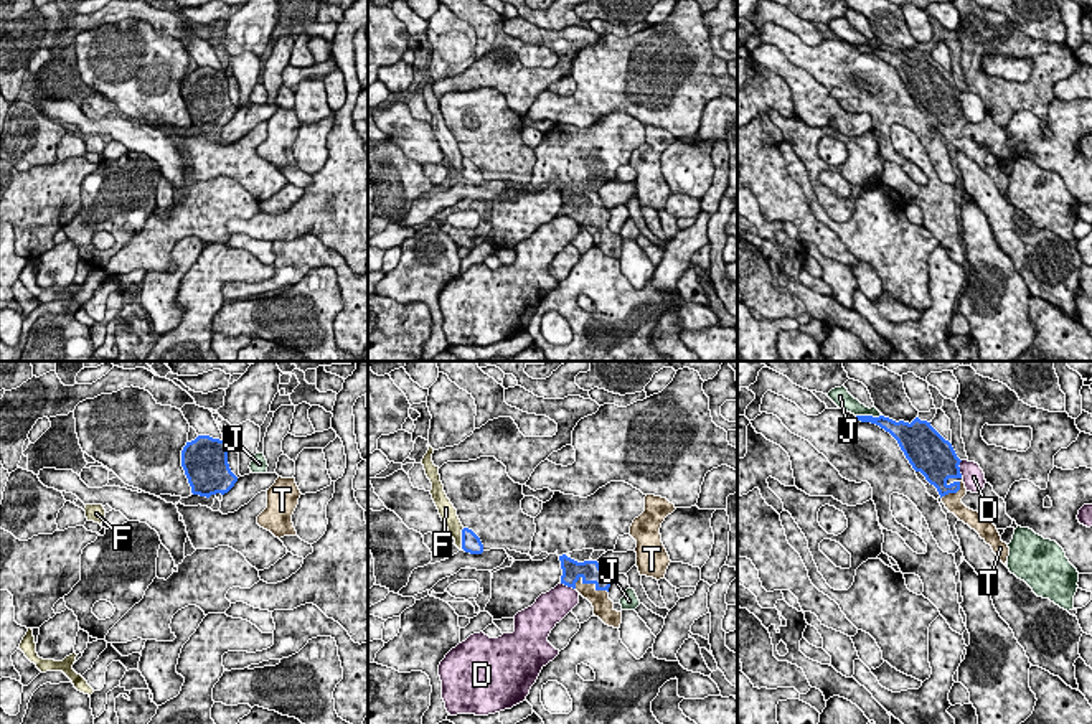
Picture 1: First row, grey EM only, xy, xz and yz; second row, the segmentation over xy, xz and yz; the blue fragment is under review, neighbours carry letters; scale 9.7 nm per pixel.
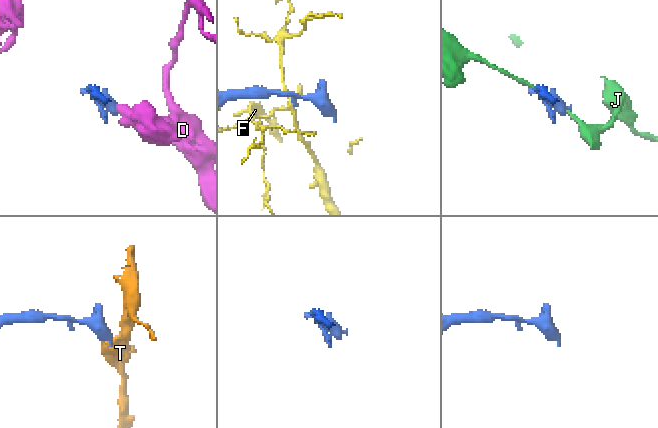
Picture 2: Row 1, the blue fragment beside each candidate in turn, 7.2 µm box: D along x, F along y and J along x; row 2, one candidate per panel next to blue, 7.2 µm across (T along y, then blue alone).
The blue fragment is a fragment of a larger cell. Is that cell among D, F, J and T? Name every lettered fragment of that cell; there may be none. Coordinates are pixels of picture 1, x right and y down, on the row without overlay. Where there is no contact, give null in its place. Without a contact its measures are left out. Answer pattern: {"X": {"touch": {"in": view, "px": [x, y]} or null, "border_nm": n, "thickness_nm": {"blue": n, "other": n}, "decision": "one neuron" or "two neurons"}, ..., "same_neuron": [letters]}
{"D": {"touch": {"in": "yz", "px": [959, 99]}, "border_nm": 160, "thickness_nm": {"blue": 400, "other": 220}, "decision": "two neurons"}, "F": {"touch": {"in": "xz", "px": [462, 170]}, "border_nm": 220, "thickness_nm": {"blue": 190, "other": 160}, "decision": "two neurons"}, "J": {"touch": {"in": "yz", "px": [870, 47]}, "border_nm": 260, "thickness_nm": {"blue": 130, "other": 160}, "decision": "two neurons"}, "T": {"touch": {"in": "xz", "px": [591, 213]}, "border_nm": 360, "thickness_nm": {"blue": 220, "other": 190}, "decision": "one neuron"}, "same_neuron": ["T"]}

